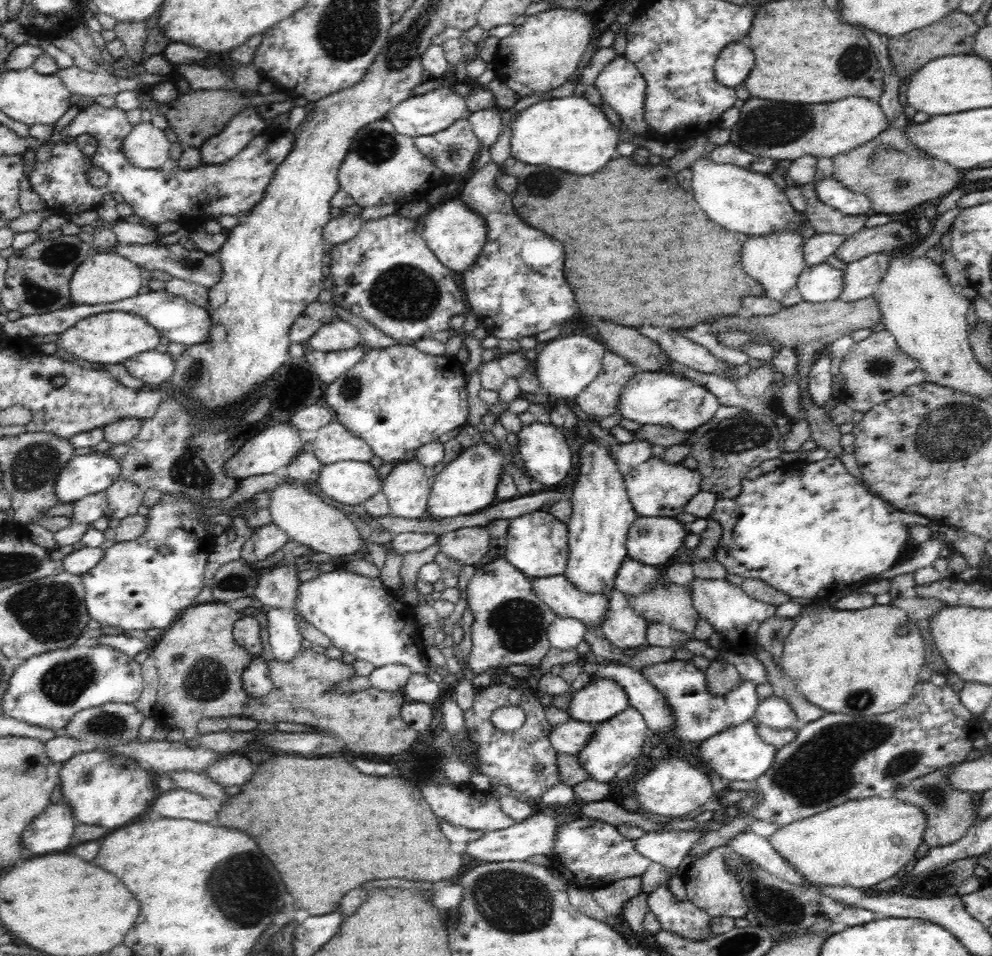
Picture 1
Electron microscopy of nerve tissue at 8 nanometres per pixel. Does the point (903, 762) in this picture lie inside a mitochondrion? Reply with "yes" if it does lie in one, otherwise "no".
yes

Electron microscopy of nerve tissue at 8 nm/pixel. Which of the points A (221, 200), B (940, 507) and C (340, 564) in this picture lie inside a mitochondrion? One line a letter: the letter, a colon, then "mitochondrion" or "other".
A: other
B: other
C: other

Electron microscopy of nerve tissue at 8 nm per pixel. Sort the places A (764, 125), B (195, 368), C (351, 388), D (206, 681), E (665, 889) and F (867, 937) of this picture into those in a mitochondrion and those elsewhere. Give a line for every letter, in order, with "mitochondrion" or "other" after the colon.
A: mitochondrion
B: mitochondrion
C: mitochondrion
D: mitochondrion
E: other
F: other

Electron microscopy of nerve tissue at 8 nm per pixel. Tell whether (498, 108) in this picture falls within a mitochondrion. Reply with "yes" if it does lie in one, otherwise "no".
no

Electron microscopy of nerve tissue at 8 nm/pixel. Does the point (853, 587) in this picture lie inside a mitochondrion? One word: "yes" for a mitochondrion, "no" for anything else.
no

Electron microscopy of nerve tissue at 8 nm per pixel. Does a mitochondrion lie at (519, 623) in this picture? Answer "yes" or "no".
yes

